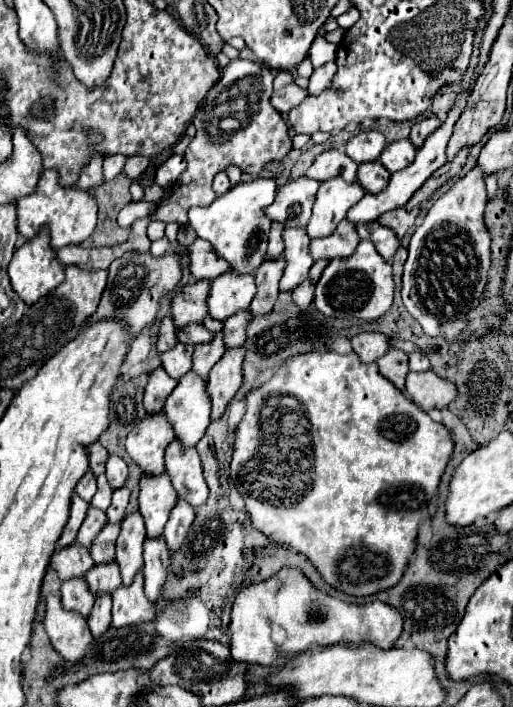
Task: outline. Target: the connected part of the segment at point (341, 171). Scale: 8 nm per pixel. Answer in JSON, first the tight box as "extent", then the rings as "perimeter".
{"extent":[306,150,358,182],"perimeter":[[[326,150],[322,154],[316,156],[314,164],[306,170],[306,176],[312,178],[312,180],[330,180],[330,178],[344,178],[348,182],[354,182],[356,180],[356,170],[358,170],[358,164],[352,162],[344,152],[340,150]]]}

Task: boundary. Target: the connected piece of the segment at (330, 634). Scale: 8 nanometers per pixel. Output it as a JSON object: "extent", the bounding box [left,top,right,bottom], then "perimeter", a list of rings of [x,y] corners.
{"extent":[230,568,402,666],"perimeter":[[[282,568],[266,582],[240,590],[230,616],[230,654],[236,662],[272,666],[286,652],[304,652],[310,644],[372,644],[392,648],[402,632],[402,616],[384,602],[346,604],[316,590],[296,568]]]}

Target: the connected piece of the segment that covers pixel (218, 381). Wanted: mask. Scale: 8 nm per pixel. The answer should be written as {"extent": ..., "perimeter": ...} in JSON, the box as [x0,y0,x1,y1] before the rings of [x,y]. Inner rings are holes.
{"extent":[208,346,244,420],"perimeter":[[[244,346],[228,348],[218,364],[210,370],[208,392],[212,398],[212,420],[218,420],[224,414],[224,408],[234,398],[242,384],[242,360]]]}

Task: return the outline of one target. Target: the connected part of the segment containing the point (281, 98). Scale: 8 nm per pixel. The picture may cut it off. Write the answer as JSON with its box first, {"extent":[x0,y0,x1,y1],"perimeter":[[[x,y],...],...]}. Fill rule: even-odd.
{"extent":[272,72,308,114],"perimeter":[[[278,72],[274,78],[274,94],[272,104],[280,110],[280,114],[288,114],[294,106],[298,106],[304,98],[308,98],[308,90],[300,88],[294,82],[294,76],[288,72]]]}

